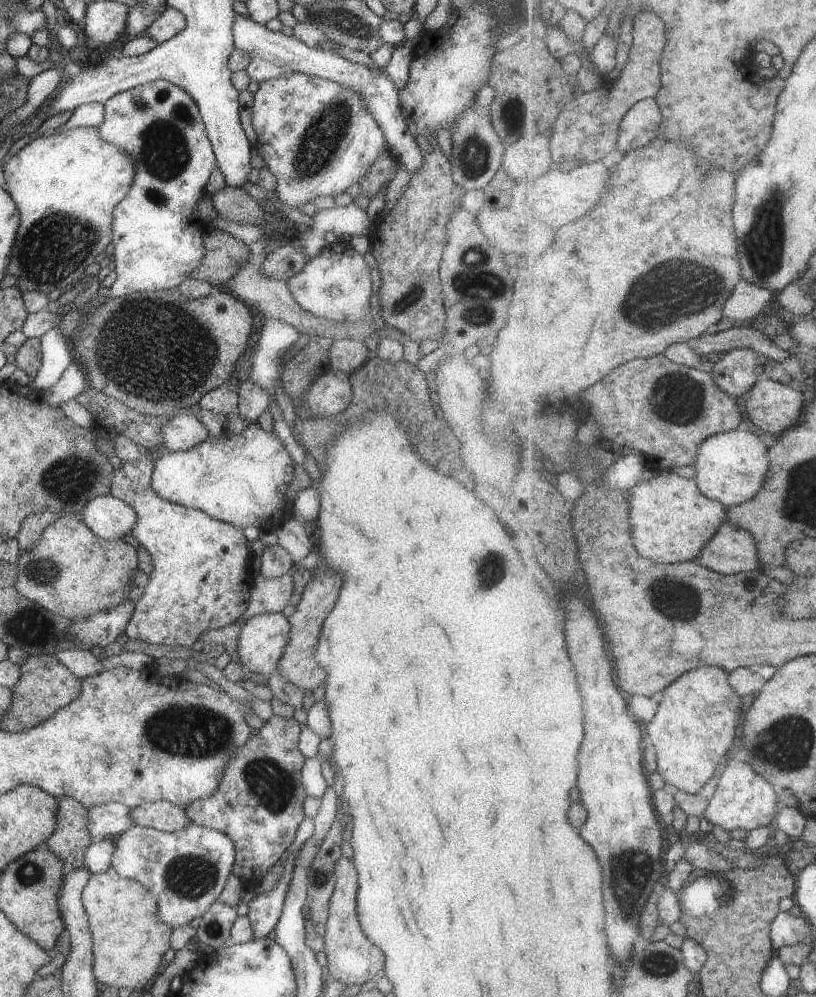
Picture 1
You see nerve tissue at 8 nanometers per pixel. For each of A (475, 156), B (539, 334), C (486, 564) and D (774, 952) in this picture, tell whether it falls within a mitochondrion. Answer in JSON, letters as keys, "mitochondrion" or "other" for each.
{"A":"mitochondrion","B":"other","C":"mitochondrion","D":"other"}

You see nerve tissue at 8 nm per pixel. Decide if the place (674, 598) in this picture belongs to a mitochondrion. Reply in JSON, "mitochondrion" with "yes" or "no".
{"mitochondrion":"yes"}

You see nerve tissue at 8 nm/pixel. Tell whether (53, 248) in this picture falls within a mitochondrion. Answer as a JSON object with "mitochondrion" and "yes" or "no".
{"mitochondrion":"yes"}

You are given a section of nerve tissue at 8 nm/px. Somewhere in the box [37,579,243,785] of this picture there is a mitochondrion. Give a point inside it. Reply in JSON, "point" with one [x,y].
{"point":[187,730]}

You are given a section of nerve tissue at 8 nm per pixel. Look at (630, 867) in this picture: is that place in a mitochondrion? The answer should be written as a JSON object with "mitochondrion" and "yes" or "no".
{"mitochondrion":"yes"}

